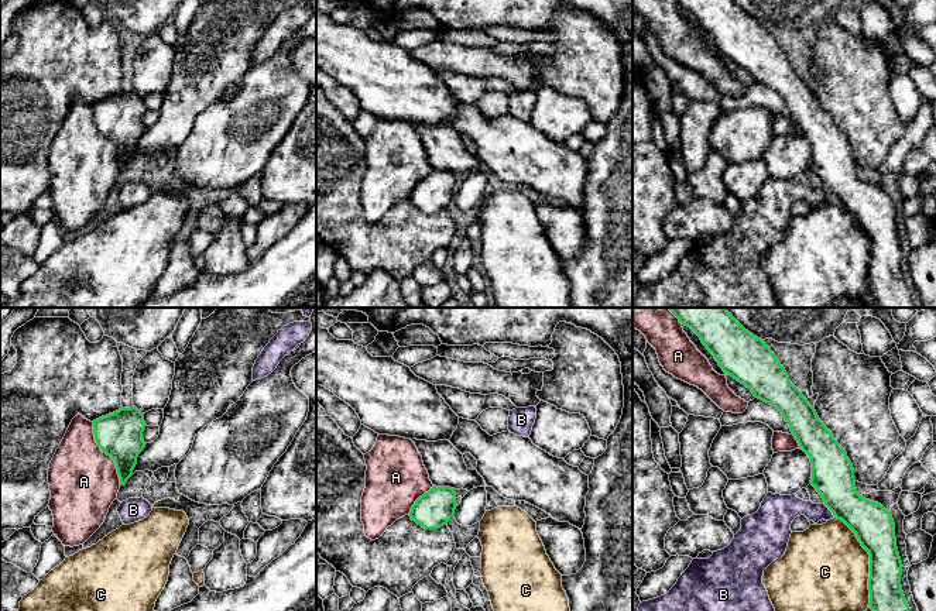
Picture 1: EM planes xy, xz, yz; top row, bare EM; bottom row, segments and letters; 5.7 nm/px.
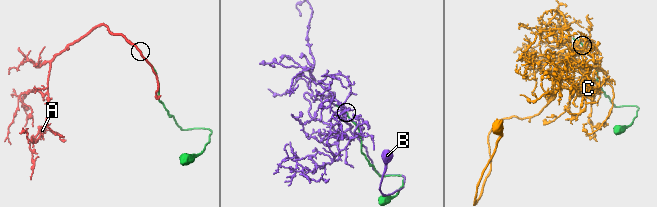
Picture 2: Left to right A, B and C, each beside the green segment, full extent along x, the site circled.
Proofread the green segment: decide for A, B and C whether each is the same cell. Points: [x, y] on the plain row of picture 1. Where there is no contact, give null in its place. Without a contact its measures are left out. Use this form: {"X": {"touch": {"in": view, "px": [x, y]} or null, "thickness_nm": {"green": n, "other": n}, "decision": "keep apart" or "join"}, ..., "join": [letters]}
{"A": {"touch": {"in": "xy", "px": [106, 137]}, "thickness_nm": {"green": 260, "other": 400}, "decision": "join"}, "B": {"touch": {"in": "yz", "px": [830, 194]}, "thickness_nm": {"green": 240, "other": 150}, "decision": "keep apart"}, "C": {"touch": {"in": "yz", "px": [870, 244]}, "thickness_nm": {"green": 220, "other": 480}, "decision": "keep apart"}, "join": ["A"]}

